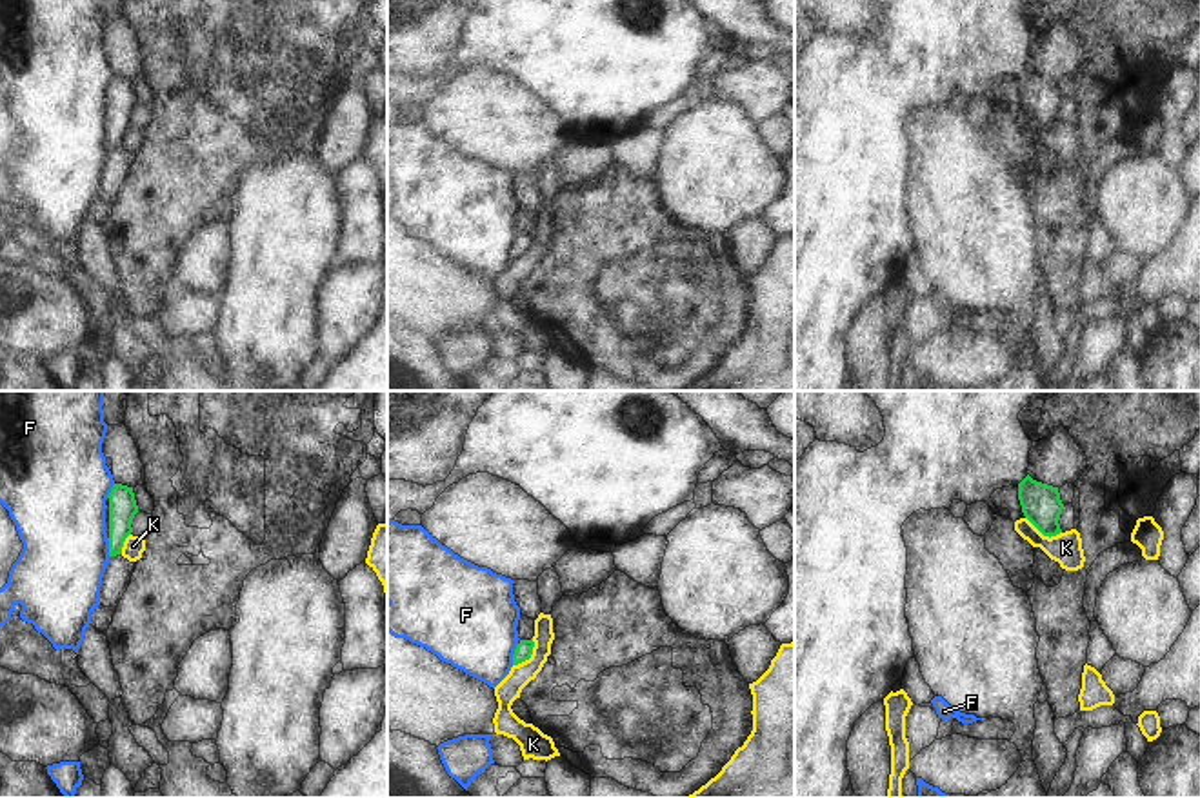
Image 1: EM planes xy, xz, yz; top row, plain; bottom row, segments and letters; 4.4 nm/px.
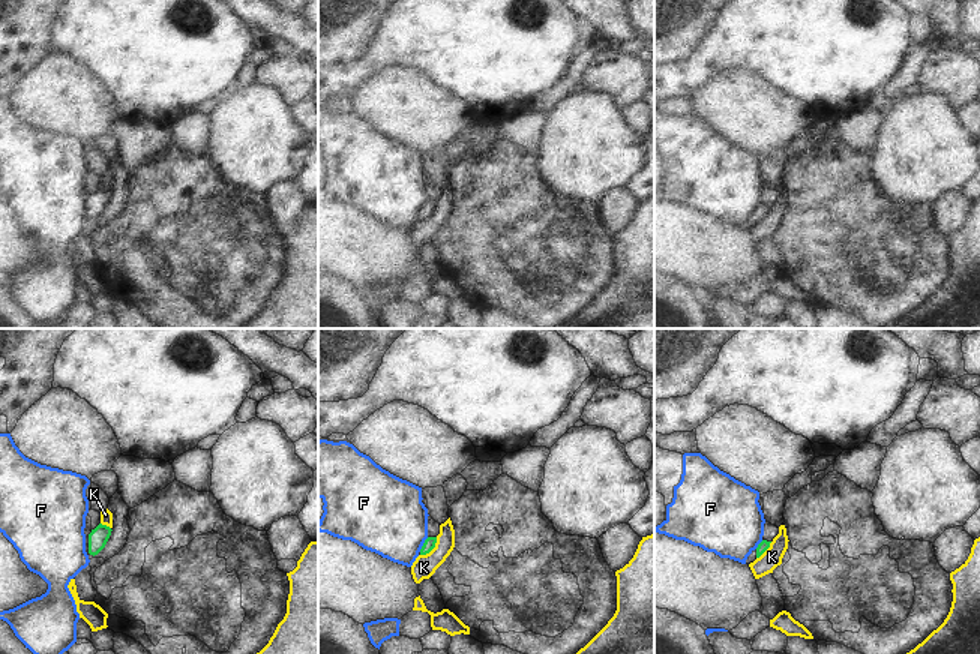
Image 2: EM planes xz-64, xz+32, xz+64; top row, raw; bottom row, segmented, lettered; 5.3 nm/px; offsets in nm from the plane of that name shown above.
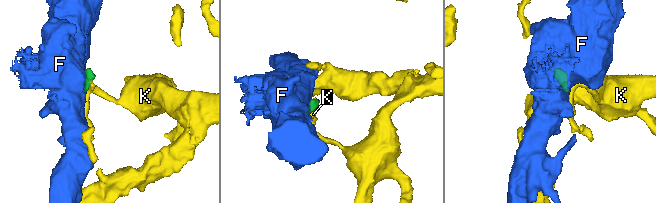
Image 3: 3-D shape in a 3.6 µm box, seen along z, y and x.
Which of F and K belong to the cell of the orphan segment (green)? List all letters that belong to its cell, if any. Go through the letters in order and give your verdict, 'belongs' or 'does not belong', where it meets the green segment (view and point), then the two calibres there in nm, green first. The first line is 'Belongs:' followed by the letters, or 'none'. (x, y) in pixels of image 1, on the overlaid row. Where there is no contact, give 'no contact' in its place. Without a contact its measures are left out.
Belongs: none
F: does not belong; contact xz (513, 655); calibres 80 and 420 nm
K: does not belong; contact xz (530, 657); calibres 80 and 100 nm

